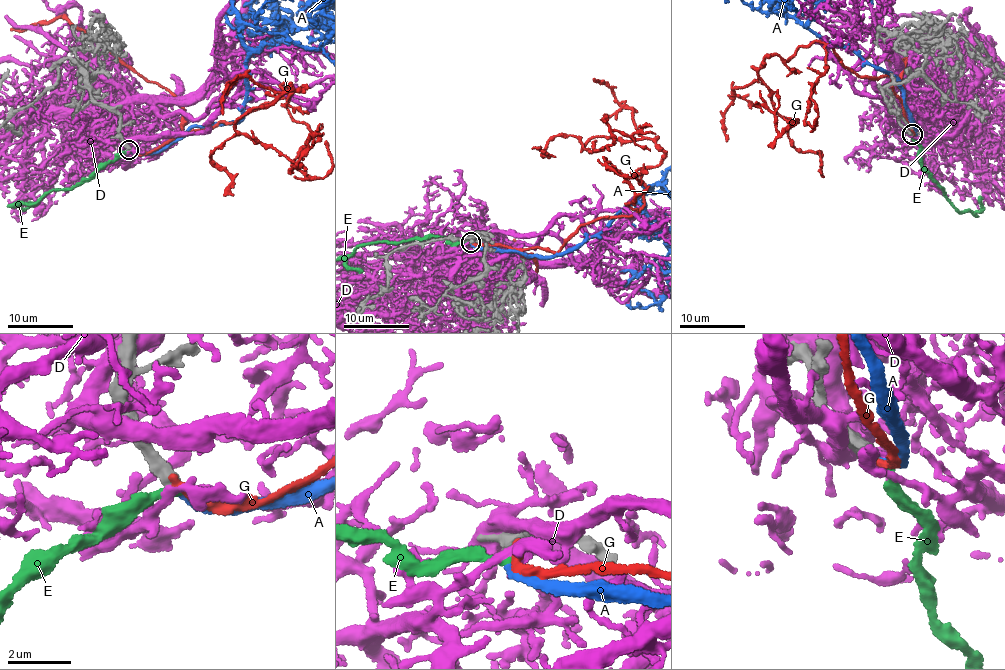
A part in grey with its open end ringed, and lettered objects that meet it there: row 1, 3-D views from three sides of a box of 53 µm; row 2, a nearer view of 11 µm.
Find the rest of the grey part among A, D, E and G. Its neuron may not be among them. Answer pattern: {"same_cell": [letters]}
{"same_cell": ["A"]}

